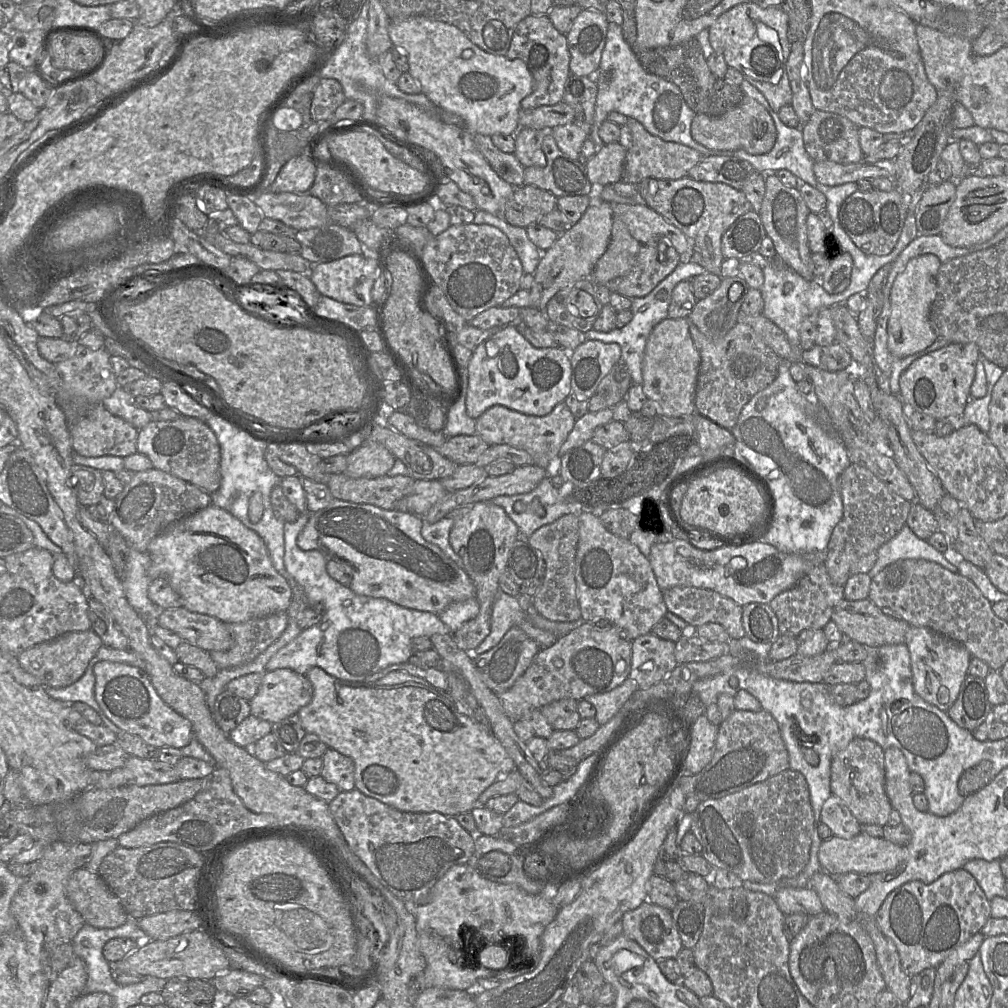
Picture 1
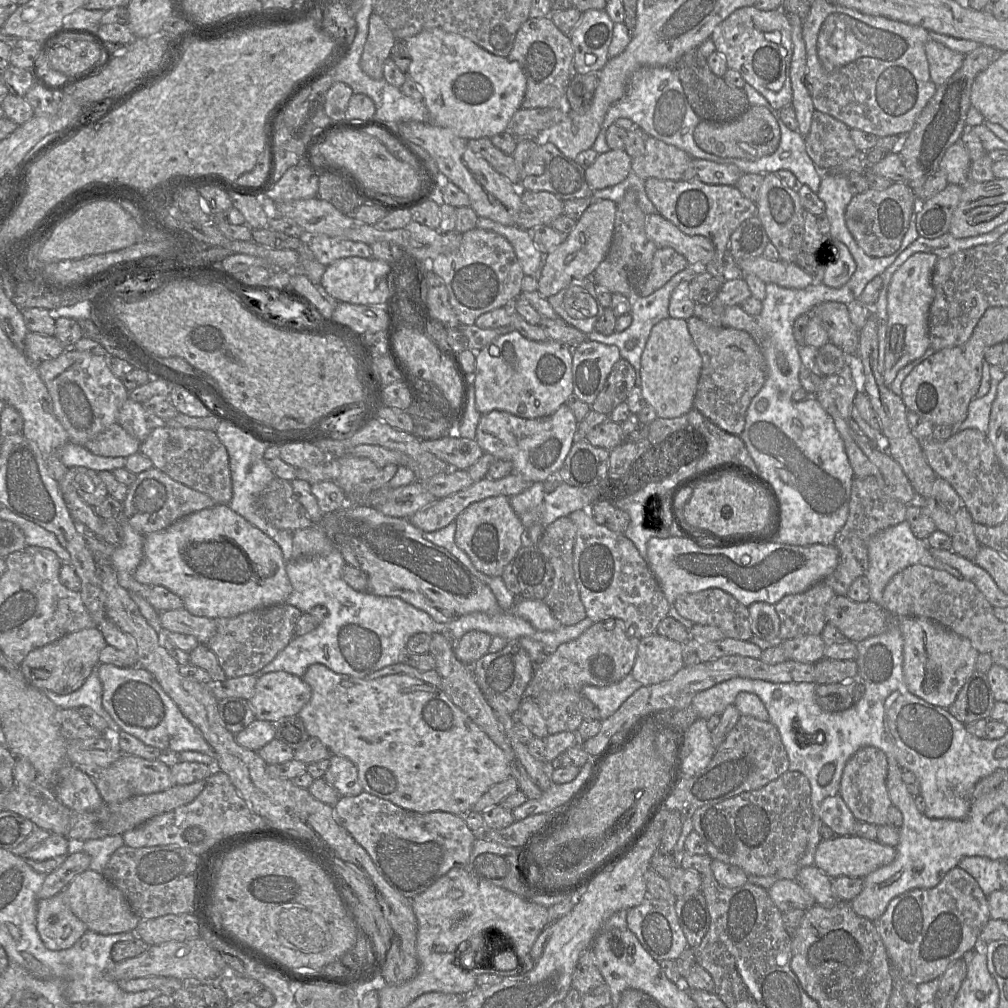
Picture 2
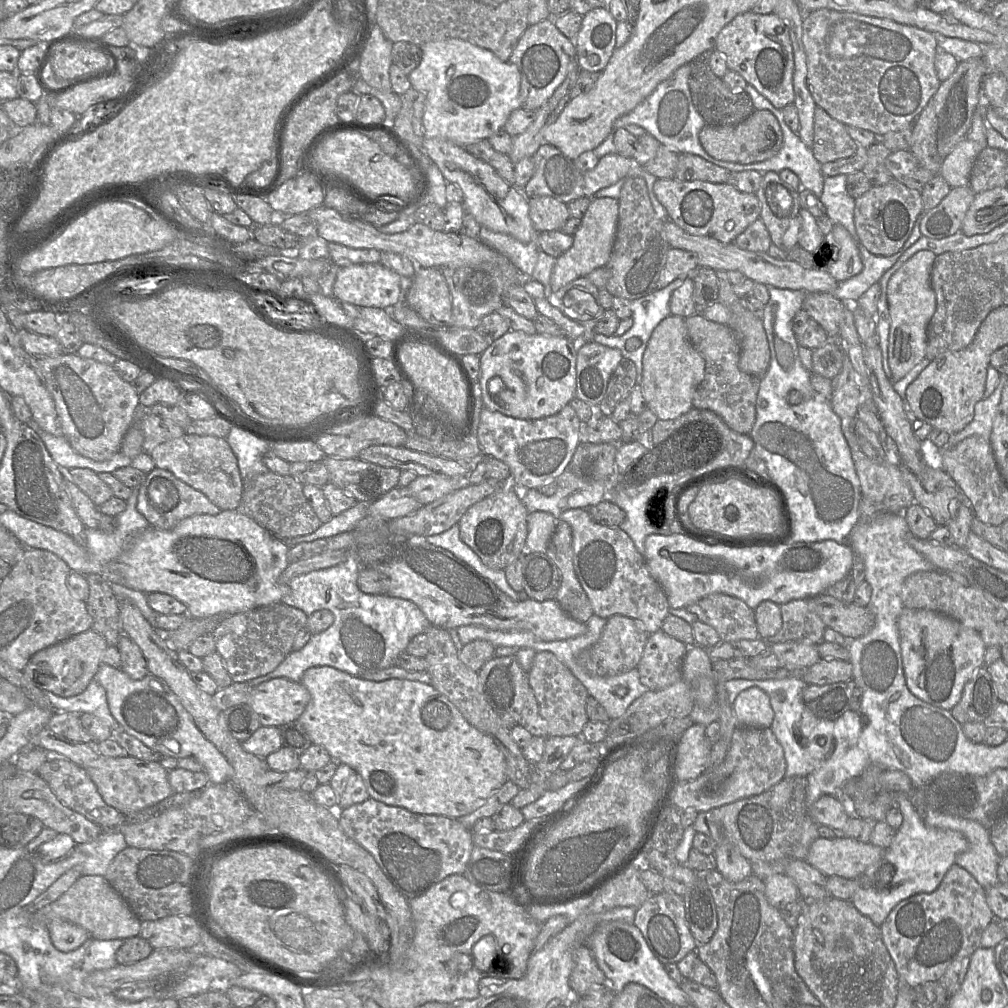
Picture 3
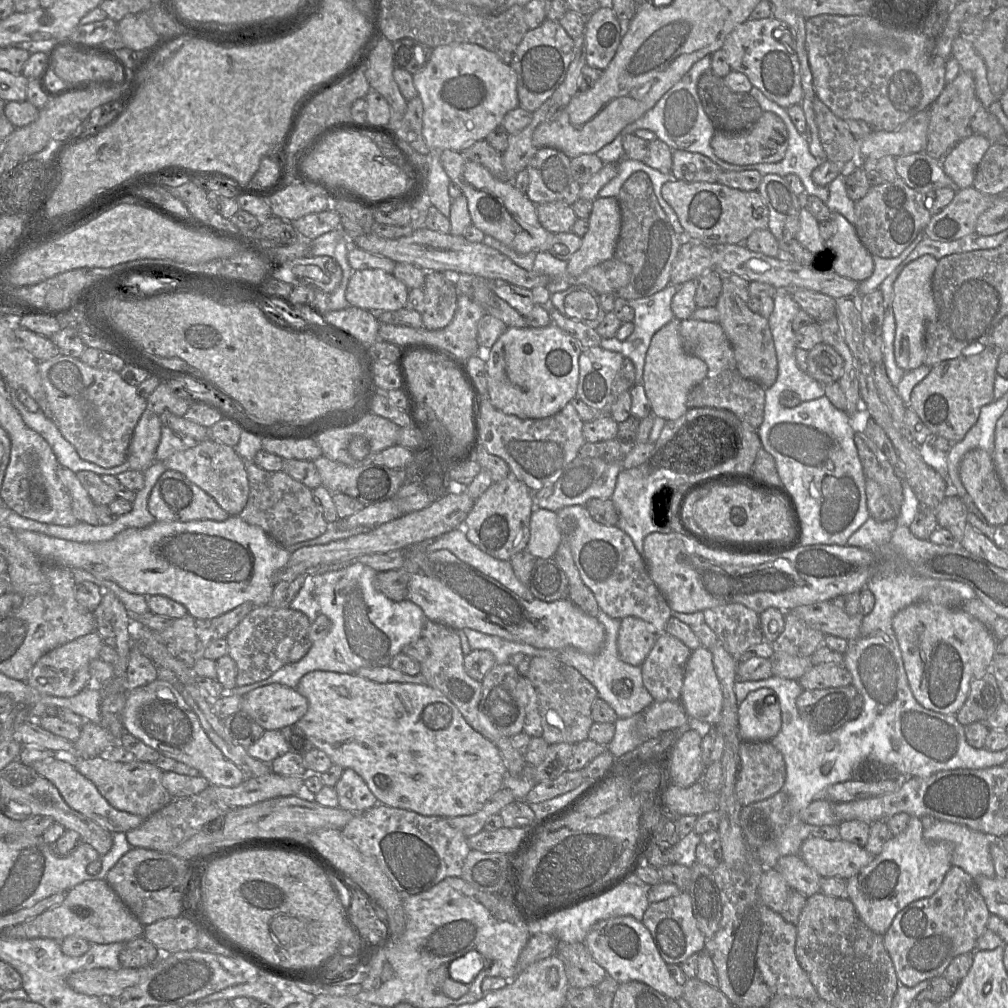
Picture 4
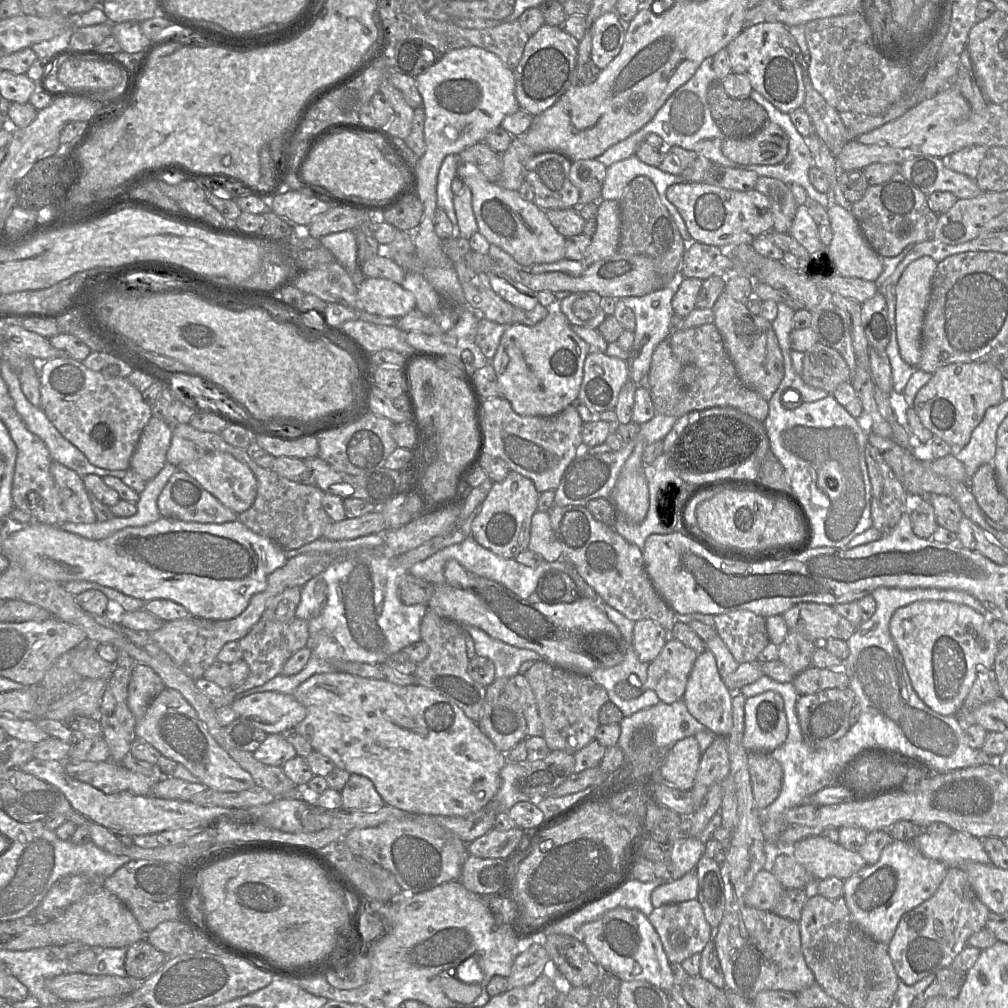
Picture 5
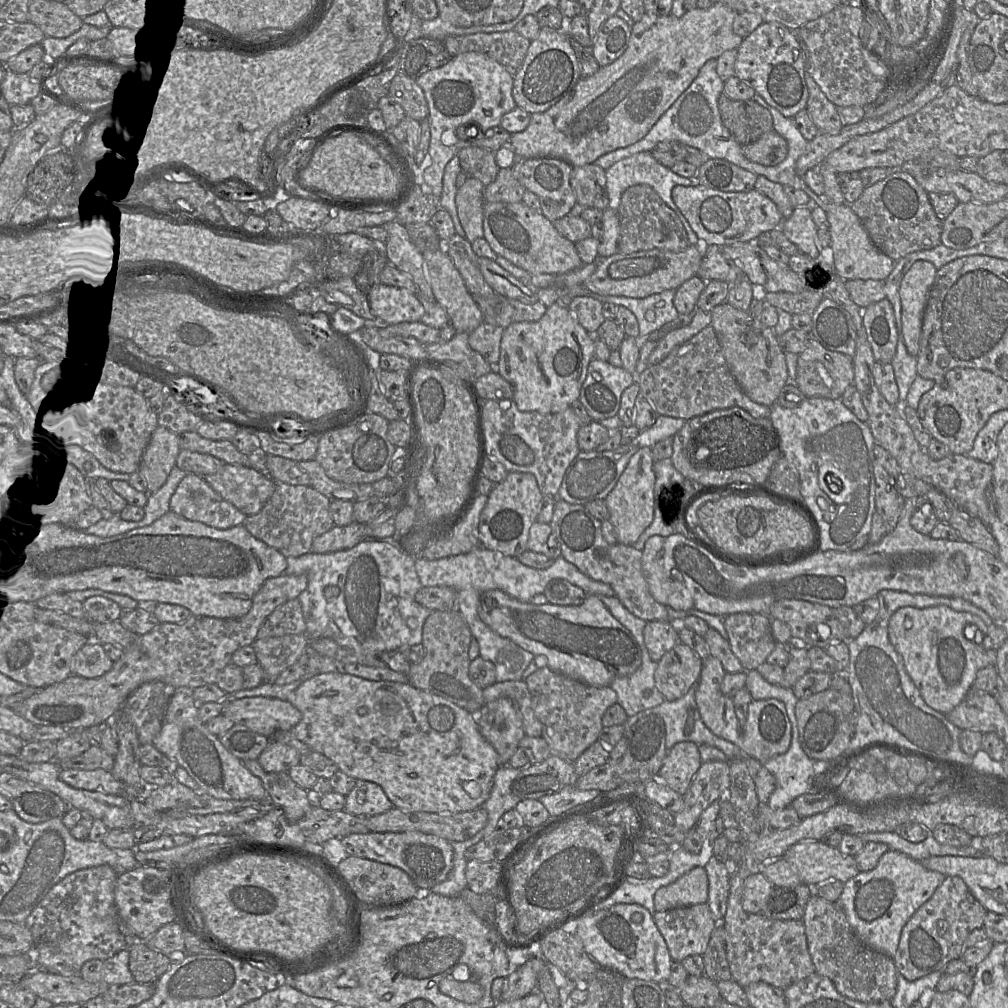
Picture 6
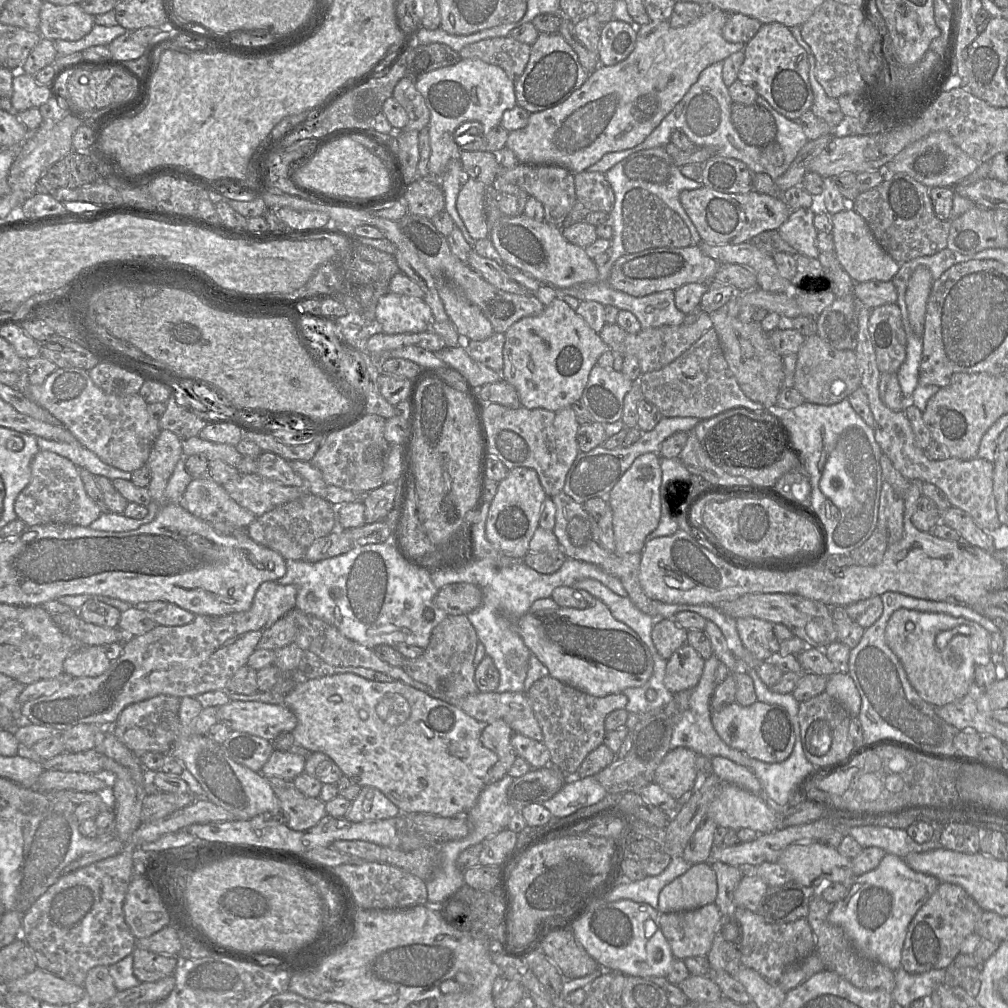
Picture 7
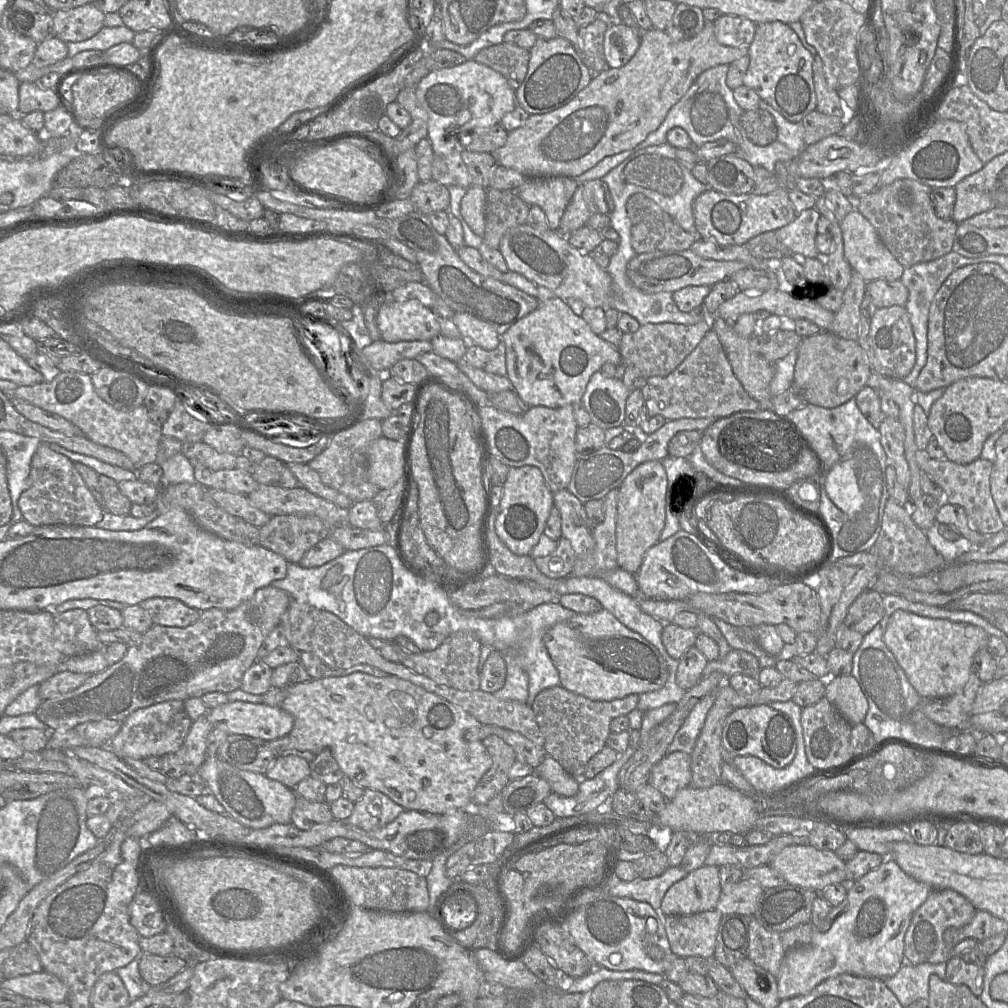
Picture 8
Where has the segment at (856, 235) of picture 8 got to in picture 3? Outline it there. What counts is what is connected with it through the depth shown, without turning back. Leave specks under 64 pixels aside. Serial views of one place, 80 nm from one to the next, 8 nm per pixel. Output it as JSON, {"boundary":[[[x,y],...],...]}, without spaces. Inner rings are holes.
{"boundary":[[[835,224],[829,237],[825,238],[826,245],[831,247],[829,254],[834,253],[834,260],[828,265],[825,264],[823,269],[837,282],[843,282],[862,271],[863,262],[858,244],[845,227]]]}

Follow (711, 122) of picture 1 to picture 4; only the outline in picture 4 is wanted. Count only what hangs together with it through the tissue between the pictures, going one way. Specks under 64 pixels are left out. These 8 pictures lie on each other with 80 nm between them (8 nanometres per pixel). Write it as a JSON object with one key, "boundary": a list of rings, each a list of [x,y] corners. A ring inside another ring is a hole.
{"boundary":[[[764,111],[749,128],[740,132],[716,130],[710,145],[715,155],[730,164],[748,165],[781,161],[788,146],[788,132],[782,119],[771,111]]]}

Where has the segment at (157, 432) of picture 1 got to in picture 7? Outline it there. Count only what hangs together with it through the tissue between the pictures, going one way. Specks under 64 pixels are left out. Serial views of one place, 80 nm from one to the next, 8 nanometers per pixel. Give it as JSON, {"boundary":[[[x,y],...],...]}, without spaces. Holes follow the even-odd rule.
{"boundary":[[[257,473],[239,475],[222,486],[233,500],[256,517],[307,492],[304,486],[284,486]]]}

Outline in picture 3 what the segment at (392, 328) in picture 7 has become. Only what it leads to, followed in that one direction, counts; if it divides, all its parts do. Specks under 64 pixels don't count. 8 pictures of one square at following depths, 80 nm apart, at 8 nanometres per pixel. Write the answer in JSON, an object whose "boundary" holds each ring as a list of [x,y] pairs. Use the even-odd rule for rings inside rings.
{"boundary":[[[381,263],[356,264],[340,267],[333,285],[333,297],[357,307],[389,310],[403,302],[404,280]]]}

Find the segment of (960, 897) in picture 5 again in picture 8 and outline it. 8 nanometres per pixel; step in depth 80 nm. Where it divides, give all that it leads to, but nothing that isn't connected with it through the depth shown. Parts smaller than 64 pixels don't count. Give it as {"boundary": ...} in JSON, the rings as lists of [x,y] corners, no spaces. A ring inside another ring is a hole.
{"boundary":[[[933,889],[926,901],[914,913],[905,934],[905,964],[946,963],[952,957],[952,949],[944,942],[944,932],[948,928],[958,928],[969,924],[977,910],[962,894],[952,889]]]}

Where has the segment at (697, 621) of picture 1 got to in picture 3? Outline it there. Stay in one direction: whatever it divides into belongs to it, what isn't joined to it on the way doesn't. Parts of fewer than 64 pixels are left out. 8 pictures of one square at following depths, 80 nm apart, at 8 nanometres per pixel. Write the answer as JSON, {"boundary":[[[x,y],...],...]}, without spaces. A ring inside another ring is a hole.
{"boundary":[[[722,593],[707,595],[685,608],[711,626],[722,642],[759,638],[754,610],[742,600]]]}

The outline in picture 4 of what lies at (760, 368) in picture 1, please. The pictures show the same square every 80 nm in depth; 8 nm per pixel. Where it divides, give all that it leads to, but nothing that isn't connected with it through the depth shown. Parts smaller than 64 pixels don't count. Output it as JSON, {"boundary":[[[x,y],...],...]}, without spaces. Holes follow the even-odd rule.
{"boundary":[[[693,318],[682,320],[680,337],[684,350],[703,360],[708,367],[706,377],[688,395],[687,407],[725,409],[754,429],[758,429],[763,422],[765,389],[739,373],[732,346],[721,325]]]}

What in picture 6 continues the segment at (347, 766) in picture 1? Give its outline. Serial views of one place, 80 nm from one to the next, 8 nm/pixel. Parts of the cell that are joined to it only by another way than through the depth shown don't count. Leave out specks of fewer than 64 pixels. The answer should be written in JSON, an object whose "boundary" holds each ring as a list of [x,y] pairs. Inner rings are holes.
{"boundary":[[[356,780],[354,788],[345,798],[344,811],[355,816],[375,816],[394,807],[378,784],[365,780]]]}

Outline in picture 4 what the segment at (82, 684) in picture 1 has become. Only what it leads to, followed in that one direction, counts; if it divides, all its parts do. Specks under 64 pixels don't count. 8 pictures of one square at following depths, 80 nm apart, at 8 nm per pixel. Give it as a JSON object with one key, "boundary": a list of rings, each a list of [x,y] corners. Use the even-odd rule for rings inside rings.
{"boundary":[[[90,684],[79,694],[73,697],[57,697],[44,695],[41,697],[42,705],[54,705],[62,709],[68,709],[88,721],[101,725],[100,703],[102,693],[99,687]]]}

